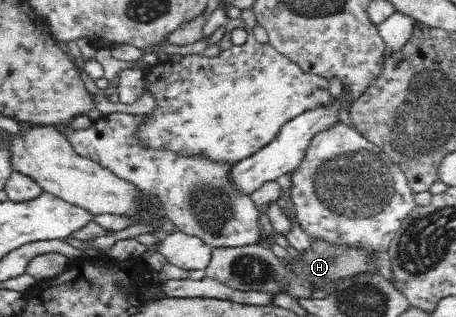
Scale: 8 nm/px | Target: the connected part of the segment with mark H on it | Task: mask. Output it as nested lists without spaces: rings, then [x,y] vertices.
[[[310,237],[310,247],[300,251],[299,256],[289,256],[288,260],[283,260],[276,256],[270,248],[264,248],[259,244],[244,247],[219,247],[213,248],[211,260],[205,272],[208,278],[220,281],[236,291],[264,292],[272,294],[272,297],[285,291],[296,301],[311,300],[316,291],[326,291],[327,296],[329,296],[336,291],[335,287],[342,280],[352,276],[379,274],[378,268],[376,268],[377,252],[362,243],[347,245],[336,241],[324,241],[319,237]]]

